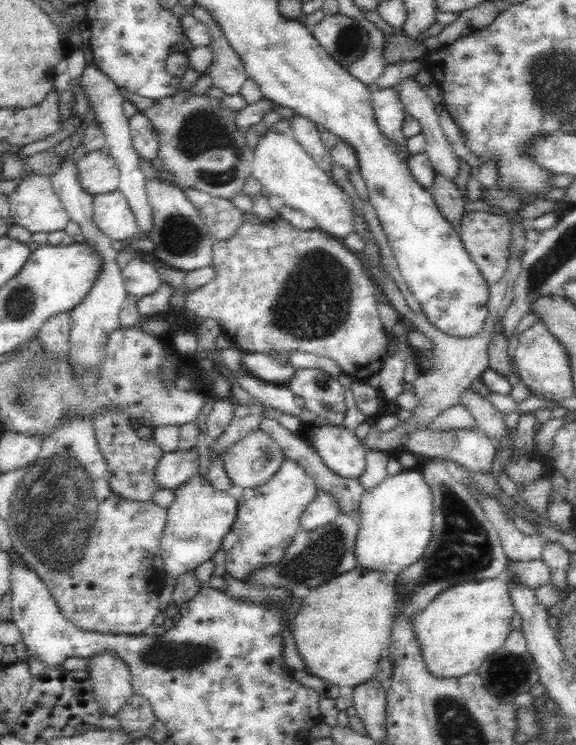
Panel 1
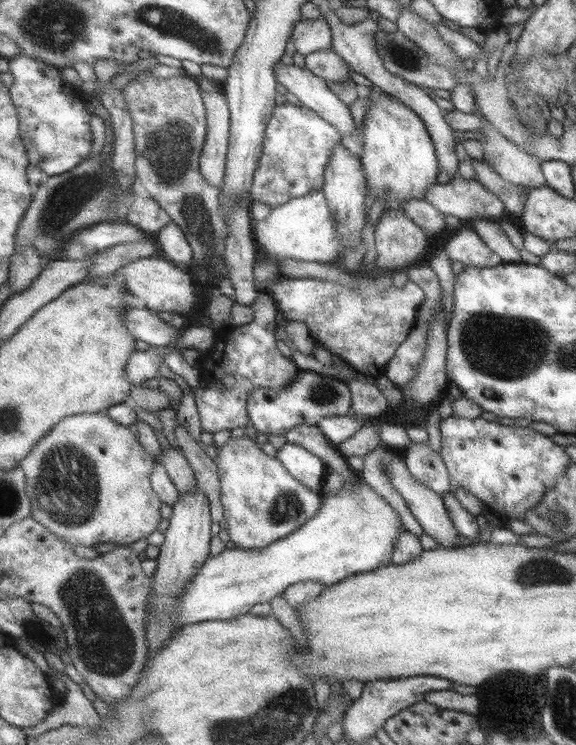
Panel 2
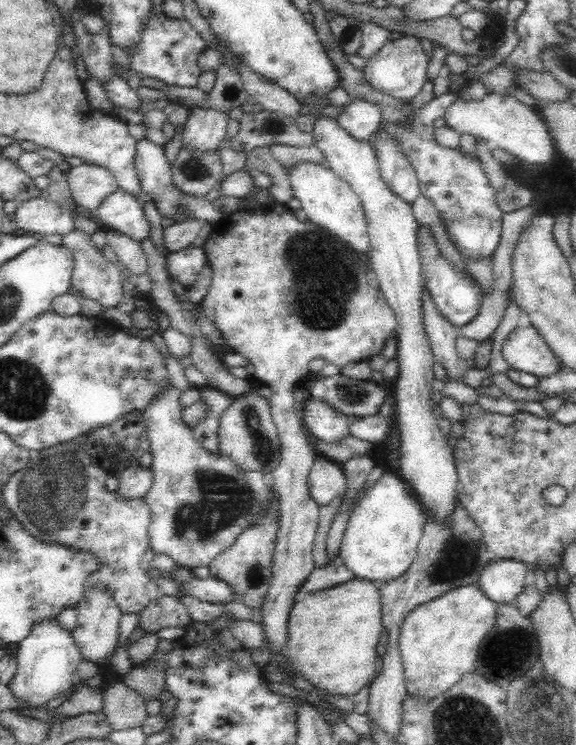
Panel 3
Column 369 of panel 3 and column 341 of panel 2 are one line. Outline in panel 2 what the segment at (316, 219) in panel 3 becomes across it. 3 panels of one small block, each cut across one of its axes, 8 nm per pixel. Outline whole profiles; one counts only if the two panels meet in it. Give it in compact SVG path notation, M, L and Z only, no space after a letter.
M322 189L312 191L273 208L270 214L253 226L255 240L264 256L282 262L287 258L310 262L330 263L343 251L340 235L336 233L336 219L330 213Z

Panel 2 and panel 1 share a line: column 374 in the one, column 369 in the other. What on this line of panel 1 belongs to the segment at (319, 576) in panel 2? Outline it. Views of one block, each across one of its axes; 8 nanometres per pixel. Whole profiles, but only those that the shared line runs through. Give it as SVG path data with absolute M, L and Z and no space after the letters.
M419 468L388 475L376 488L362 493L354 553L358 567L396 576L414 565L432 538L432 491Z

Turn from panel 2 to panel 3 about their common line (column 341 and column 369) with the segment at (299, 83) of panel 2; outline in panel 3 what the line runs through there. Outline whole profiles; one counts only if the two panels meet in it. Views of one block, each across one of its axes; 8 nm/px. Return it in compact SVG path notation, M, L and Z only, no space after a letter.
M350 98L337 116L338 123L358 140L368 140L382 123L380 107L374 101Z

